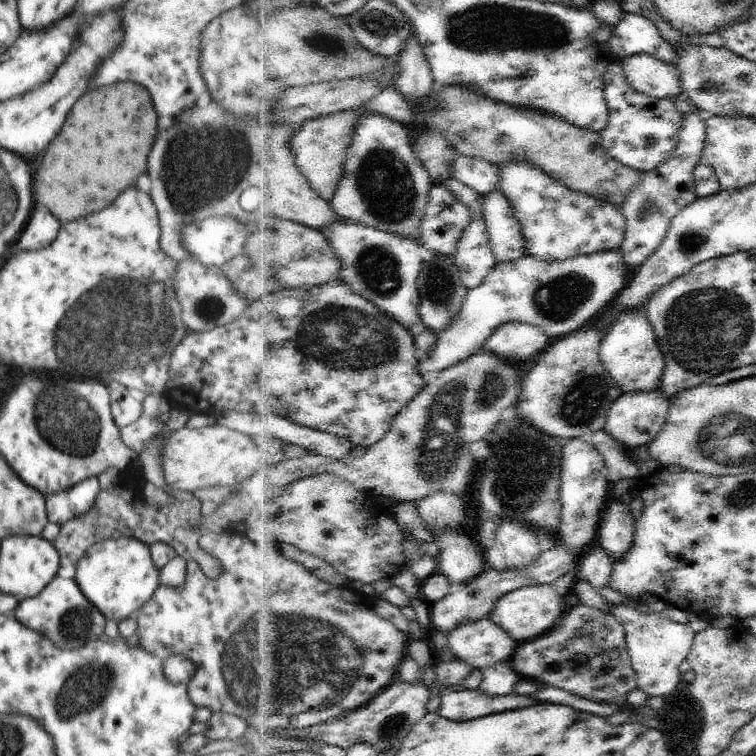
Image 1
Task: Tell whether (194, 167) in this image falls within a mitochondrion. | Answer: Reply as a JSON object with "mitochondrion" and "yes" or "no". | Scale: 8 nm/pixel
{"mitochondrion":"yes"}

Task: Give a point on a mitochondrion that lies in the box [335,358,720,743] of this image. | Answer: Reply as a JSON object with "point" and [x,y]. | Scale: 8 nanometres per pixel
{"point":[436,440]}

